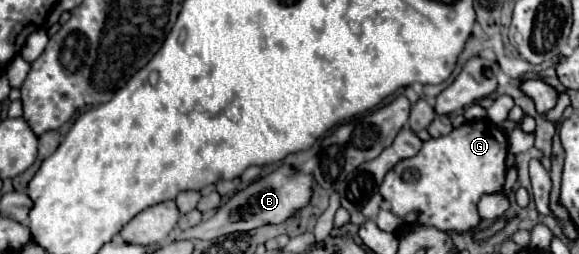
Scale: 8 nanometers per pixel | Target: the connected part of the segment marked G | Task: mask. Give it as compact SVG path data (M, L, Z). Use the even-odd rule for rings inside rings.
M489 119L467 121L445 137L425 141L415 157L399 161L385 175L379 193L397 217L405 217L415 211L417 225L431 225L441 231L463 235L477 229L481 223L477 211L479 197L483 197L483 193L503 189L507 153L509 137L503 129Z

